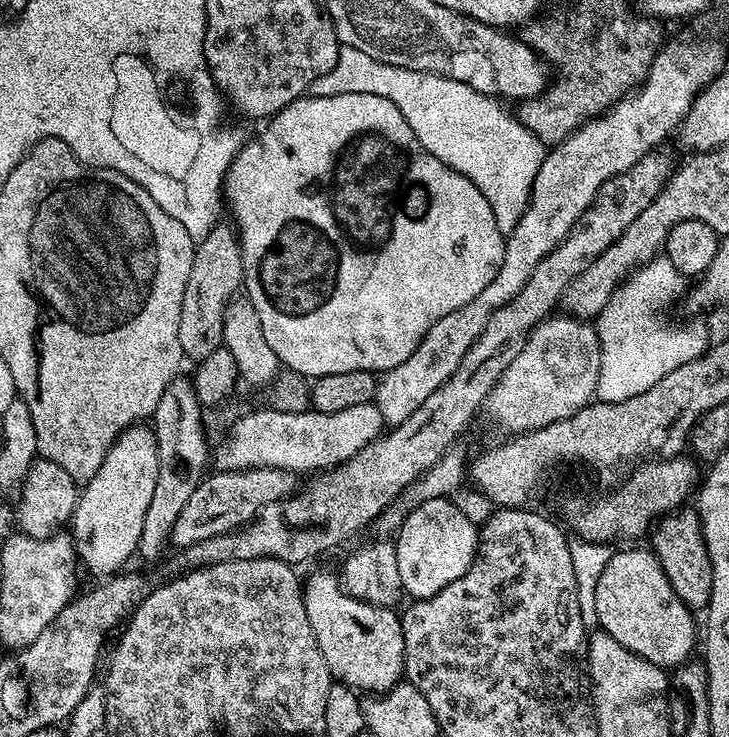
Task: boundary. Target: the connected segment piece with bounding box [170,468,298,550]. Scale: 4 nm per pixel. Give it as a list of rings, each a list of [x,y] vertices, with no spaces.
[[[247,468],[234,472],[216,470],[213,473],[213,476],[212,473],[205,475],[194,494],[190,494],[190,502],[186,502],[182,514],[178,514],[170,541],[173,549],[189,548],[194,546],[194,542],[206,542],[206,538],[218,538],[218,534],[245,527],[266,506],[288,499],[298,488],[297,477],[293,473],[277,468]]]

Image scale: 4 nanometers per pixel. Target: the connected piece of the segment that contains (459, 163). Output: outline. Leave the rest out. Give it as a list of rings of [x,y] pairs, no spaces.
[[[341,47],[334,68],[314,78],[307,91],[309,96],[322,98],[334,94],[378,94],[378,98],[394,102],[426,151],[434,154],[438,162],[450,166],[450,170],[470,178],[482,190],[486,202],[490,202],[498,230],[510,234],[518,226],[538,166],[544,161],[546,145],[520,121],[519,115],[511,116],[497,97],[482,94],[454,78],[390,66],[390,62],[378,62],[378,58],[370,58],[362,50],[346,47]]]

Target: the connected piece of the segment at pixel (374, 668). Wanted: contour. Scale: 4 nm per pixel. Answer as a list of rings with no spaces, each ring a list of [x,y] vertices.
[[[324,568],[310,573],[308,580],[306,576],[302,587],[306,618],[310,618],[310,630],[314,630],[318,650],[322,650],[322,658],[326,658],[326,666],[333,681],[354,688],[360,694],[388,692],[401,683],[404,676],[404,631],[400,625],[401,617],[393,609],[374,606],[370,602],[354,598],[344,591],[341,577]]]

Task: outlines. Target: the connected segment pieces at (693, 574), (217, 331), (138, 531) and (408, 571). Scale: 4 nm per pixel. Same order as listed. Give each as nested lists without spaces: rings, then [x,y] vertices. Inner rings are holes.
[[[681,506],[675,512],[670,512],[656,521],[651,533],[653,536],[650,548],[655,552],[666,578],[670,578],[674,594],[682,598],[687,608],[704,610],[712,597],[712,563],[704,541],[704,532],[700,528],[699,511],[695,507],[688,507]]]
[[[218,222],[196,244],[191,260],[189,281],[182,296],[182,309],[178,320],[178,340],[185,359],[197,364],[220,348],[224,341],[225,310],[243,287],[244,267],[239,235],[231,223]]]
[[[143,423],[134,424],[116,439],[114,446],[110,446],[106,458],[102,458],[102,466],[98,466],[98,474],[94,474],[94,478],[90,478],[79,489],[76,497],[76,509],[70,521],[70,535],[76,543],[76,554],[83,571],[85,568],[92,576],[109,578],[117,575],[125,567],[123,564],[136,556],[138,538],[142,538],[142,522],[146,518],[146,509],[150,507],[154,486],[158,486],[156,433]]]
[[[434,498],[427,500],[412,509],[408,517],[400,523],[398,531],[394,536],[396,553],[398,554],[398,574],[402,578],[402,586],[405,593],[412,600],[425,600],[438,590],[450,586],[450,582],[455,582],[457,578],[462,578],[466,570],[470,570],[472,559],[476,557],[478,547],[478,528],[472,525],[472,520],[459,508],[453,501],[448,498]]]

